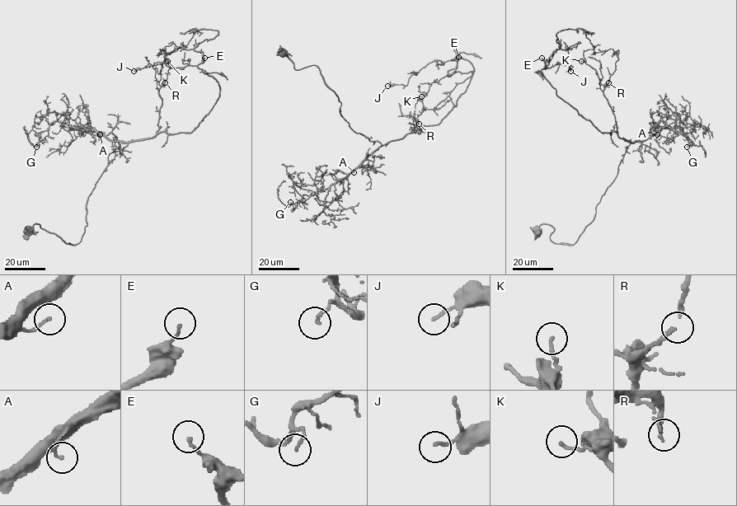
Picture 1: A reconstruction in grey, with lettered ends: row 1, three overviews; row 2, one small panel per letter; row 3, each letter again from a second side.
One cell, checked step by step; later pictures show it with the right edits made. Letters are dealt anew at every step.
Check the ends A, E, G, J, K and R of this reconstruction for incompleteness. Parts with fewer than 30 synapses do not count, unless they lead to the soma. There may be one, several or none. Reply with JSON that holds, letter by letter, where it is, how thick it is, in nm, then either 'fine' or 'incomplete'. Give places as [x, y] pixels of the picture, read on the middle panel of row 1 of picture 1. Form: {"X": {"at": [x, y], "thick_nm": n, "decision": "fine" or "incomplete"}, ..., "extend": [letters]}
{"A": {"at": [354, 172], "thick_nm": 110, "decision": "fine"}, "E": {"at": [458, 57], "thick_nm": 130, "decision": "fine"}, "G": {"at": [290, 202], "thick_nm": 130, "decision": "fine"}, "J": {"at": [387, 86], "thick_nm": 130, "decision": "fine"}, "K": {"at": [421, 96], "thick_nm": 140, "decision": "fine"}, "R": {"at": [419, 124], "thick_nm": 180, "decision": "fine"}, "extend": []}

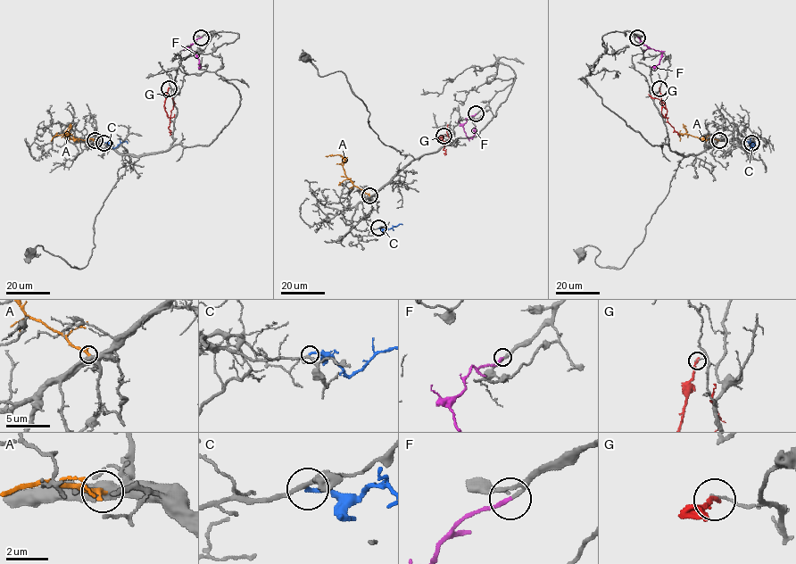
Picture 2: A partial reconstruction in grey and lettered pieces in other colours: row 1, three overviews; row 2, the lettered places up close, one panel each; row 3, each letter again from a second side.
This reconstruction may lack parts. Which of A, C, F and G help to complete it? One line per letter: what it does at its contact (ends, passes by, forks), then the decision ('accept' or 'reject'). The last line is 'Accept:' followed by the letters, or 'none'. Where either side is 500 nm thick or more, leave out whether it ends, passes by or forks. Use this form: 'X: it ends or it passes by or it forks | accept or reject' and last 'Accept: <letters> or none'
A: reject
C: it ends | reject
F: it ends | accept
G: it ends | reject
Accept: F

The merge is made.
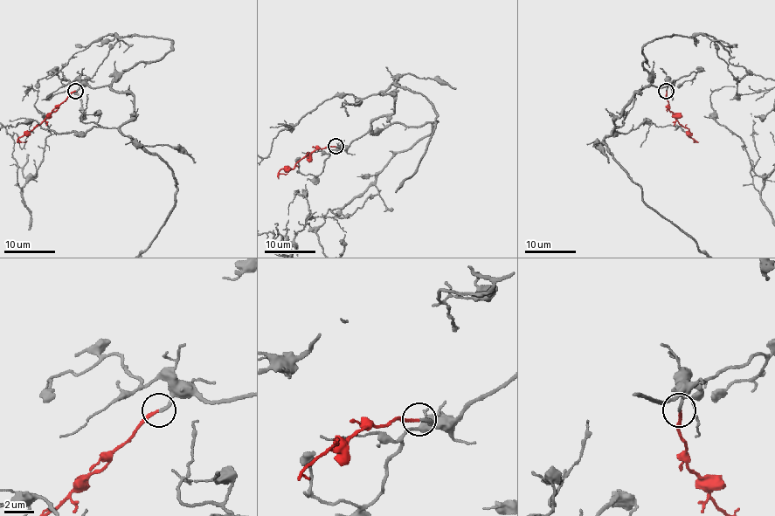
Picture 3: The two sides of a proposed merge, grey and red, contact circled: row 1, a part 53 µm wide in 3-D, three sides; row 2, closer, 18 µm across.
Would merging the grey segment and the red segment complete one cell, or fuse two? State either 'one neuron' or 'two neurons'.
one neuron

